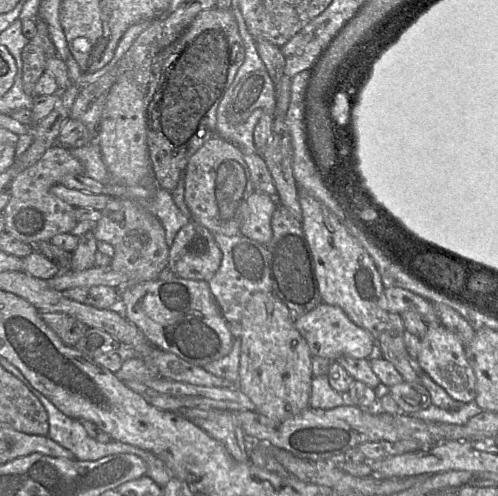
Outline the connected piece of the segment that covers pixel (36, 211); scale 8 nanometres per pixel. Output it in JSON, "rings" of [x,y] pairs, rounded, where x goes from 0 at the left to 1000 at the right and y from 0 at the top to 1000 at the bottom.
{"rings":[[[112,288],[68,333],[34,353],[16,375],[14,383],[20,389],[20,401],[6,427],[10,446],[8,466],[56,492],[84,484],[100,486],[114,472],[141,470],[157,450],[151,435],[151,417],[112,397],[100,385],[102,377],[118,371],[133,353],[169,353],[169,339],[165,329],[143,310],[141,300]]]}

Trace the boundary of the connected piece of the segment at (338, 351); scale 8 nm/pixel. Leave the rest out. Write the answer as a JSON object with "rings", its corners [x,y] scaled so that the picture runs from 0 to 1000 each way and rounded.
{"rings":[[[645,611],[618,631],[592,637],[592,661],[616,688],[624,718],[641,718],[673,728],[687,716],[711,722],[739,722],[751,698],[753,679],[737,665],[711,653],[679,617]]]}

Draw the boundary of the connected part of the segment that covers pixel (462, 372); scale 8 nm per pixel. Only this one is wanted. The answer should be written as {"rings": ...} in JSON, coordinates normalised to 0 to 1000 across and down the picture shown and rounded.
{"rings":[[[886,651],[861,653],[843,688],[845,702],[835,726],[849,748],[912,806],[932,815],[950,808],[956,798],[956,760],[934,718],[934,700],[914,673]]]}

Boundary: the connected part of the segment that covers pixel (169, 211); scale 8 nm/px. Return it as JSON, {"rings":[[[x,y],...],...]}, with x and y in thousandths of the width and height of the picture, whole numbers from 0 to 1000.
{"rings":[[[317,379],[295,409],[295,423],[313,435],[331,466],[331,484],[341,500],[357,466],[371,456],[378,442],[353,415],[343,387]]]}

